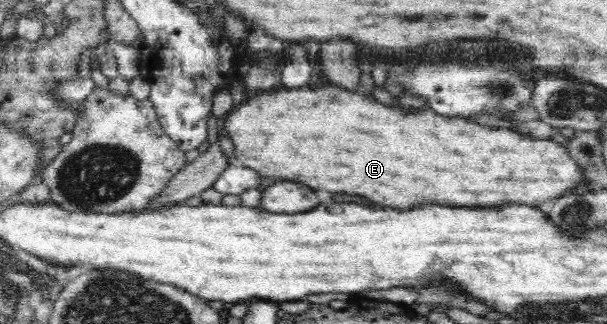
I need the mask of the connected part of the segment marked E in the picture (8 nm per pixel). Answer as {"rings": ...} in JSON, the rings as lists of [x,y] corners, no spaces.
{"rings":[[[331,83],[315,88],[275,89],[255,95],[237,107],[227,117],[225,131],[239,149],[239,165],[257,171],[263,177],[297,181],[313,190],[325,189],[332,194],[361,195],[375,203],[400,209],[411,207],[415,197],[417,203],[459,207],[487,207],[487,203],[527,203],[537,207],[552,197],[566,195],[574,187],[590,185],[585,172],[569,156],[566,147],[551,139],[533,139],[507,128],[479,127],[465,118],[451,118],[429,109],[405,112],[403,108],[385,105],[369,95],[347,91]]]}

